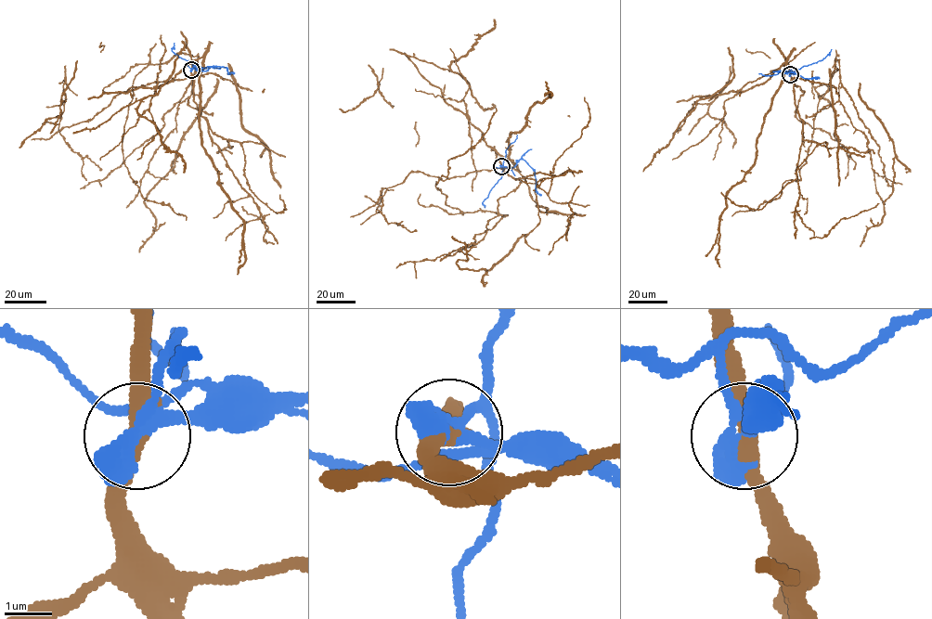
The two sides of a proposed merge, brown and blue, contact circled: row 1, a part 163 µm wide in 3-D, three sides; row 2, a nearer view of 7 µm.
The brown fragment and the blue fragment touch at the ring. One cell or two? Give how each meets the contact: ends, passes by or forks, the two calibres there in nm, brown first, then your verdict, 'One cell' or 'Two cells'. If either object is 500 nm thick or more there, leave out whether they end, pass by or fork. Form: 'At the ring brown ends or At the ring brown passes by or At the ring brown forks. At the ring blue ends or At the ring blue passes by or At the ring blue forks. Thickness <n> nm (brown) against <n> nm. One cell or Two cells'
At the ring brown passes by. At the ring blue forks. Thickness 320 nm (brown) against 360 nm. Two cells

